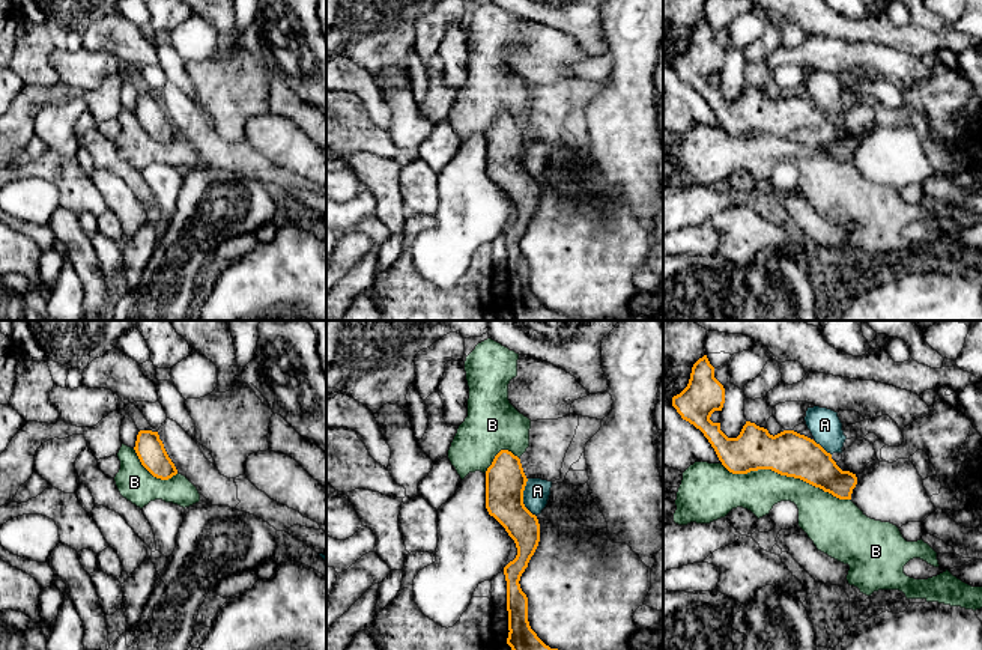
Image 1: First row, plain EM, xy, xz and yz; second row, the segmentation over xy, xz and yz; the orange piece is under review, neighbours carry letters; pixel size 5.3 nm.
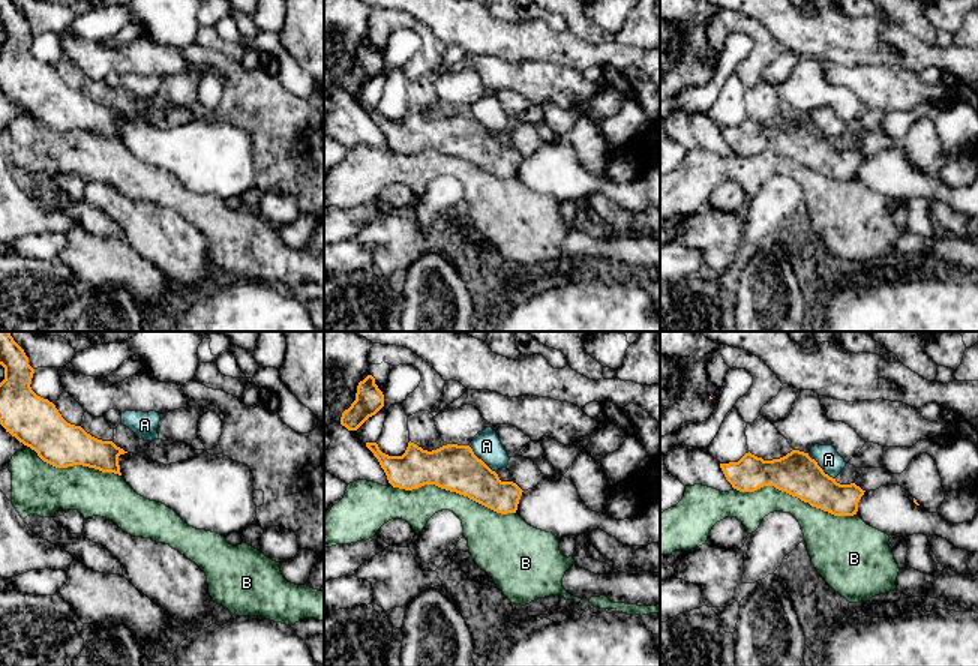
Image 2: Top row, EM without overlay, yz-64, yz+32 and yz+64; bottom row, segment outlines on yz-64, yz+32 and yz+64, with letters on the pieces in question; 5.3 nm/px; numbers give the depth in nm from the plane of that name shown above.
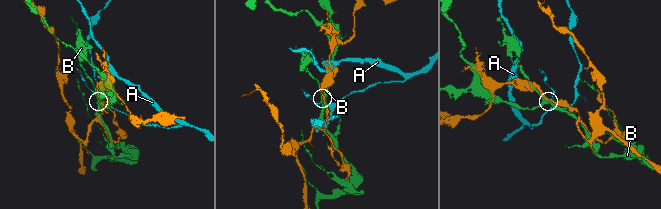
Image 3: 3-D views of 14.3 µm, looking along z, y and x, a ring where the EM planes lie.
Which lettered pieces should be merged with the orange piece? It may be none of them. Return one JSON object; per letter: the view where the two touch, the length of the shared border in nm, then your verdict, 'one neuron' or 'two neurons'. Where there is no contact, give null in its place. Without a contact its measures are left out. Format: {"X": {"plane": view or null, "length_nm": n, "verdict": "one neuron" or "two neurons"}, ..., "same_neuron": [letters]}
{"A": {"plane": "xz", "length_nm": 220, "verdict": "two neurons"}, "B": {"plane": "yz", "length_nm": 700, "verdict": "two neurons"}, "same_neuron": []}

